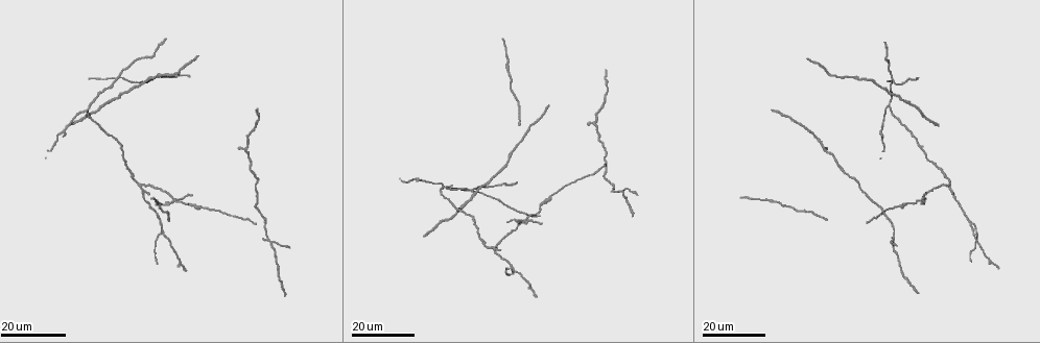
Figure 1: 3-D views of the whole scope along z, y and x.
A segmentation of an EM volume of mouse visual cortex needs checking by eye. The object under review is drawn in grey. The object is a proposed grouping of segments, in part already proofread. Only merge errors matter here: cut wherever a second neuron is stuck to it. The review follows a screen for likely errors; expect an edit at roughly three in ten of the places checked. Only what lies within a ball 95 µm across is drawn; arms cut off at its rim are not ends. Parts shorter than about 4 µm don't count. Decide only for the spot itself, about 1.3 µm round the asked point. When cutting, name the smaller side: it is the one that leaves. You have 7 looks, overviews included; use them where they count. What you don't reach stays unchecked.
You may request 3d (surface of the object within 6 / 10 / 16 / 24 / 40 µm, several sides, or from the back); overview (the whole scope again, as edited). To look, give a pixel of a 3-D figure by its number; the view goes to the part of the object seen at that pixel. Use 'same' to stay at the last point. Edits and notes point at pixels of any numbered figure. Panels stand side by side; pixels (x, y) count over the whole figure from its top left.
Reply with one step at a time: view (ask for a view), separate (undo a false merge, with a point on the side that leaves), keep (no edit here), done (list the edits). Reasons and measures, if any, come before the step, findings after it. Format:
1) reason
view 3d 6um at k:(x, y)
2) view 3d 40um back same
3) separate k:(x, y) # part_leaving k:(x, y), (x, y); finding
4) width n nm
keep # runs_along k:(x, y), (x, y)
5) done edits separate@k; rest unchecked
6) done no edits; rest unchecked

three-way junction
view 3d 16um at 1:(118, 77)

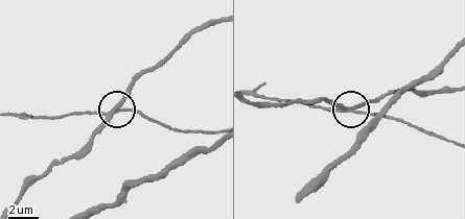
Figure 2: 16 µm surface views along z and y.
view 3d 6um at 2:(354, 108)

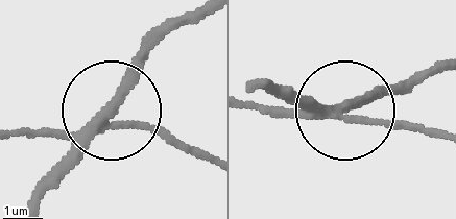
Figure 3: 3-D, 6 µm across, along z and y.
side_arm 22 um; arms 3
separate 3:(38, 132) # a second neuron is stuck on

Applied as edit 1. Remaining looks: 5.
three arms meet
view 3d 16um at 1:(92, 103)

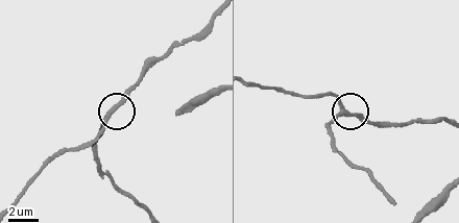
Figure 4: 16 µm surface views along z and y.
closer look
view 3d 6um at 4:(110, 114)

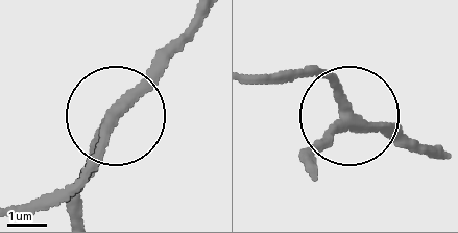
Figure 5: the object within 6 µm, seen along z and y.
side_arm 25 um
keep # runs_along 5:(313, 168), (313, 148), (343, 127), (350, 108), (307, 71); all the same neuron

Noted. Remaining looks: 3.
view 3d 24um at 1:(494, 247)

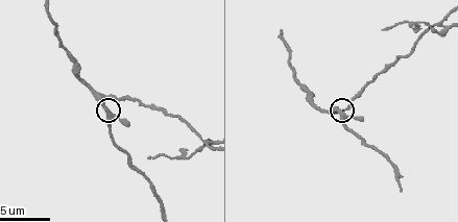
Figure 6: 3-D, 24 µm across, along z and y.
view 3d 6um at 6:(103, 103)

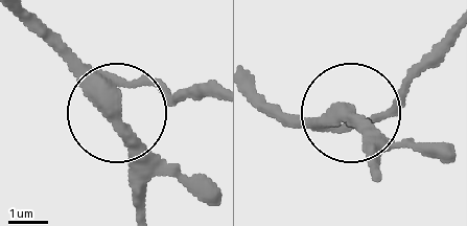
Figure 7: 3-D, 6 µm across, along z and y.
other side
view 3d 6um back at 7:(109, 111)

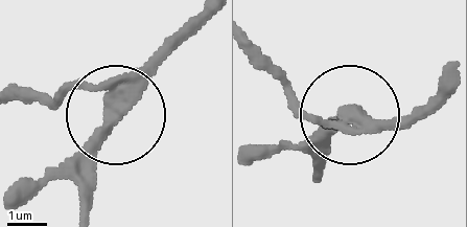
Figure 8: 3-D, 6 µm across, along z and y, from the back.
separate 8:(61, 88) # part_leaving 8:(114, 81), (18, 100); two neurons meet here

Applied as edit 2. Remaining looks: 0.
done edits separate@3, separate@8; rest unchecked

